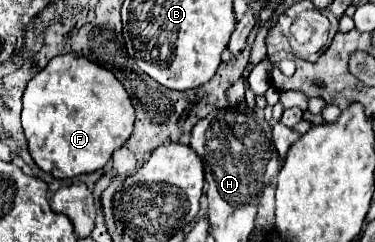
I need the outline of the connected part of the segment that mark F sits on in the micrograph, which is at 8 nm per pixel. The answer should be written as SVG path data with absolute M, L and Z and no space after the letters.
M66 53L50 63L24 91L22 129L34 163L56 179L70 179L102 169L134 129L134 107L112 71L78 53Z

